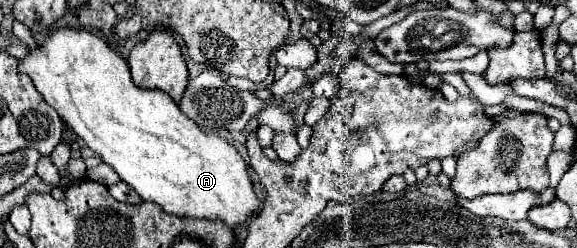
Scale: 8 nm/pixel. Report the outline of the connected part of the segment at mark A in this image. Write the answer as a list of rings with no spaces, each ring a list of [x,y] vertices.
[[[63,26],[51,32],[37,50],[27,50],[25,58],[19,58],[19,72],[33,80],[45,102],[53,106],[73,132],[83,138],[85,144],[97,152],[103,162],[109,164],[145,202],[155,202],[175,216],[221,220],[229,228],[237,228],[257,212],[259,198],[253,192],[247,164],[235,146],[219,136],[205,134],[193,120],[179,114],[179,106],[163,90],[135,86],[125,58],[117,50],[109,48],[97,34],[83,28]]]

